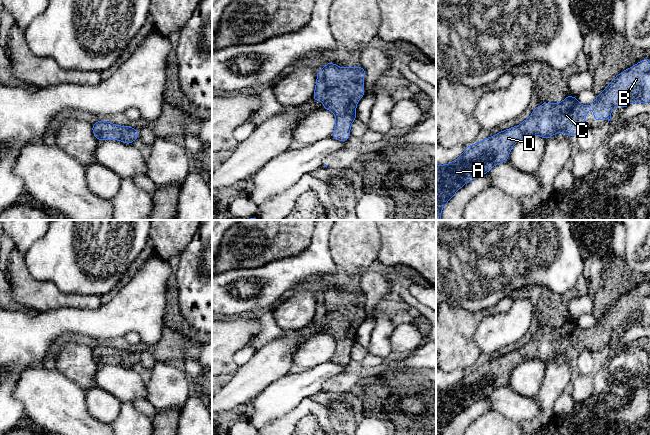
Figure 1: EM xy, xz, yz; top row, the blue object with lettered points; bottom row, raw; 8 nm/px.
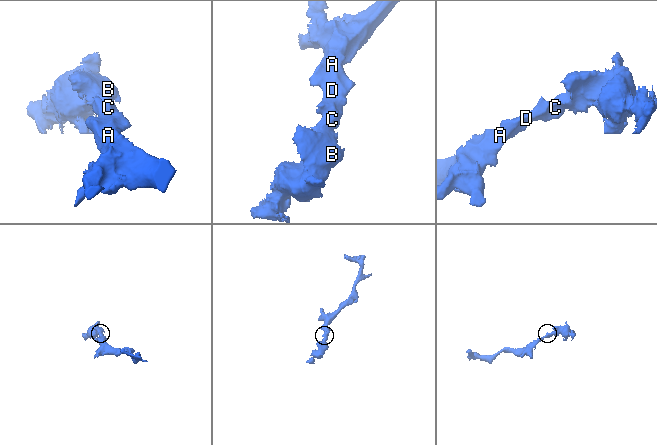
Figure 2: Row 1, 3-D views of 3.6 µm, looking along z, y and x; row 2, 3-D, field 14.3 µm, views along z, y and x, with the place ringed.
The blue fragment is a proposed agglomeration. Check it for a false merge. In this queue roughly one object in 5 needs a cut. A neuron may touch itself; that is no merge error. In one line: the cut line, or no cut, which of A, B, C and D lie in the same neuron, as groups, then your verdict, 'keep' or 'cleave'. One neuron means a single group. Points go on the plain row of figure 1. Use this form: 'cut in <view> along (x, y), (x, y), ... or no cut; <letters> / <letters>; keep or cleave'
no cut; A B C D; keep

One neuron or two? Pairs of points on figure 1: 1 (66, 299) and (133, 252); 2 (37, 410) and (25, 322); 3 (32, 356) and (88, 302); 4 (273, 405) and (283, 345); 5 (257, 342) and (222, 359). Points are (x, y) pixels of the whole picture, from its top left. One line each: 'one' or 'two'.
1: two
2: two
3: two
4: two
5: two

